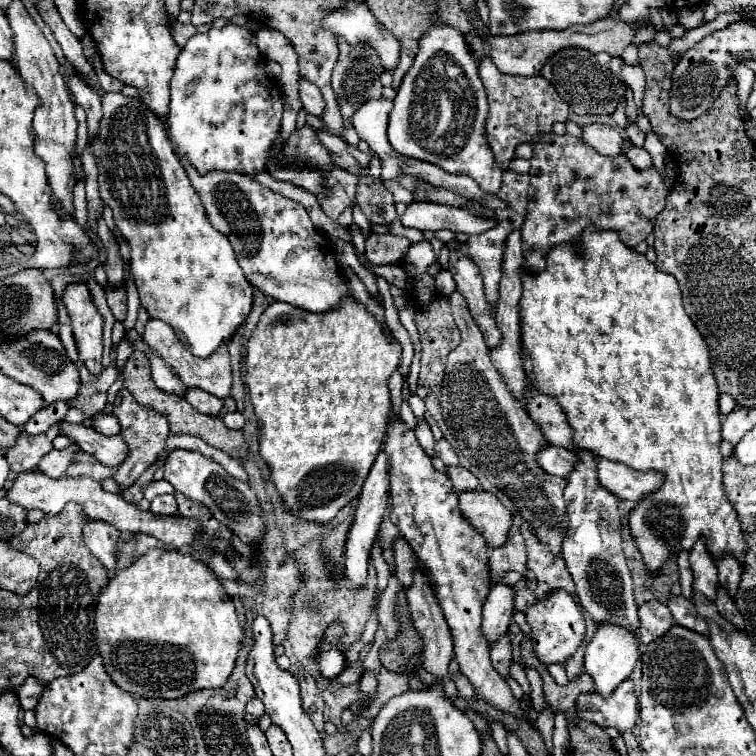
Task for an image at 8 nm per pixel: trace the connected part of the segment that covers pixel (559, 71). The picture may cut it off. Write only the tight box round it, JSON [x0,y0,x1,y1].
[540,49,626,115]

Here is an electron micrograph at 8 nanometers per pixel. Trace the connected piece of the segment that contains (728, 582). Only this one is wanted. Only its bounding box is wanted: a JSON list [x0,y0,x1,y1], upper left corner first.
[716,555,742,597]

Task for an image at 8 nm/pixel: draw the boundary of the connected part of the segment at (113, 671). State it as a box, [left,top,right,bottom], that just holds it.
[96,547,244,699]

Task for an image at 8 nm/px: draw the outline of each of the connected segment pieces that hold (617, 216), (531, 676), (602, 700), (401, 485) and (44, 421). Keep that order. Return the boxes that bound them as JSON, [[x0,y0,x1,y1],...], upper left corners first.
[[522,133,668,273],[526,667,546,711],[576,679,638,733],[384,421,524,717],[22,401,68,435]]

